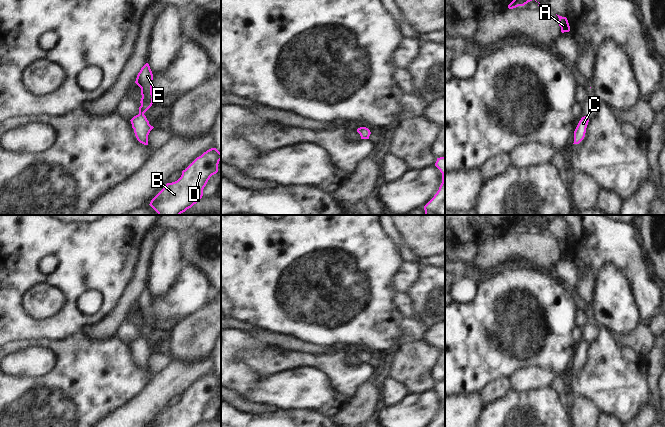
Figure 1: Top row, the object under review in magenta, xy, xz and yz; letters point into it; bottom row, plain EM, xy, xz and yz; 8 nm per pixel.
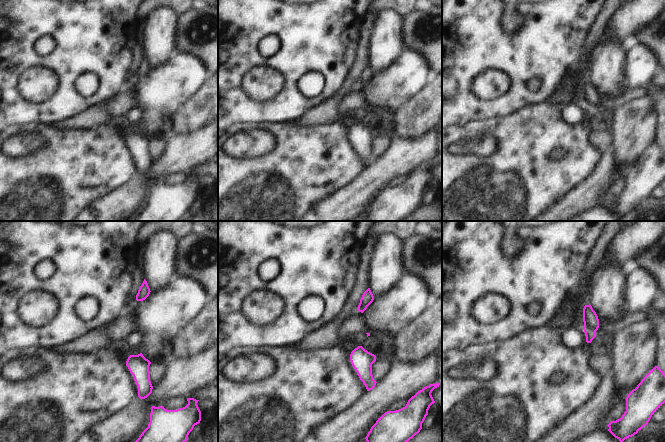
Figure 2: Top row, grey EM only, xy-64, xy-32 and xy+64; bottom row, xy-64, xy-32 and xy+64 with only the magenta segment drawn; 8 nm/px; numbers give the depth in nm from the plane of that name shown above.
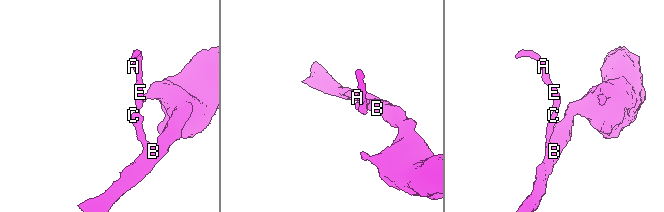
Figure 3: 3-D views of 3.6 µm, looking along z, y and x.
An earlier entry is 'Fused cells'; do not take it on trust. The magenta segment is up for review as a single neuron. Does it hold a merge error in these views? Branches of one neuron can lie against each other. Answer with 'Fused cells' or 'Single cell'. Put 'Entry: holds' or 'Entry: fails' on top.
Entry: fails
Single cell

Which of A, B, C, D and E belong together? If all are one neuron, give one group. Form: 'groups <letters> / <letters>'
groups A B C D E

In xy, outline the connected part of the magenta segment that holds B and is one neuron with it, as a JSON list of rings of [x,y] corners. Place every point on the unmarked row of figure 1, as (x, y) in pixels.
[[[211,372],[197,381],[181,401],[166,410],[150,427],[197,427],[203,420],[203,413],[210,401],[218,396],[221,377]]]

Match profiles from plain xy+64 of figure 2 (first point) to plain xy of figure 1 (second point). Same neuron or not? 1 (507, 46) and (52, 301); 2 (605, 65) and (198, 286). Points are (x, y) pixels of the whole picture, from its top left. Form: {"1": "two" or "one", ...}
{"1": "two", "2": "two"}

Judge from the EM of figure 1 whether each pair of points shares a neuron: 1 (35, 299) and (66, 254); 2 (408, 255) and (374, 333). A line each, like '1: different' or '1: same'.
1: different
2: different

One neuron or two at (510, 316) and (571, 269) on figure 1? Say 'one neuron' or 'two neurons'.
two neurons

